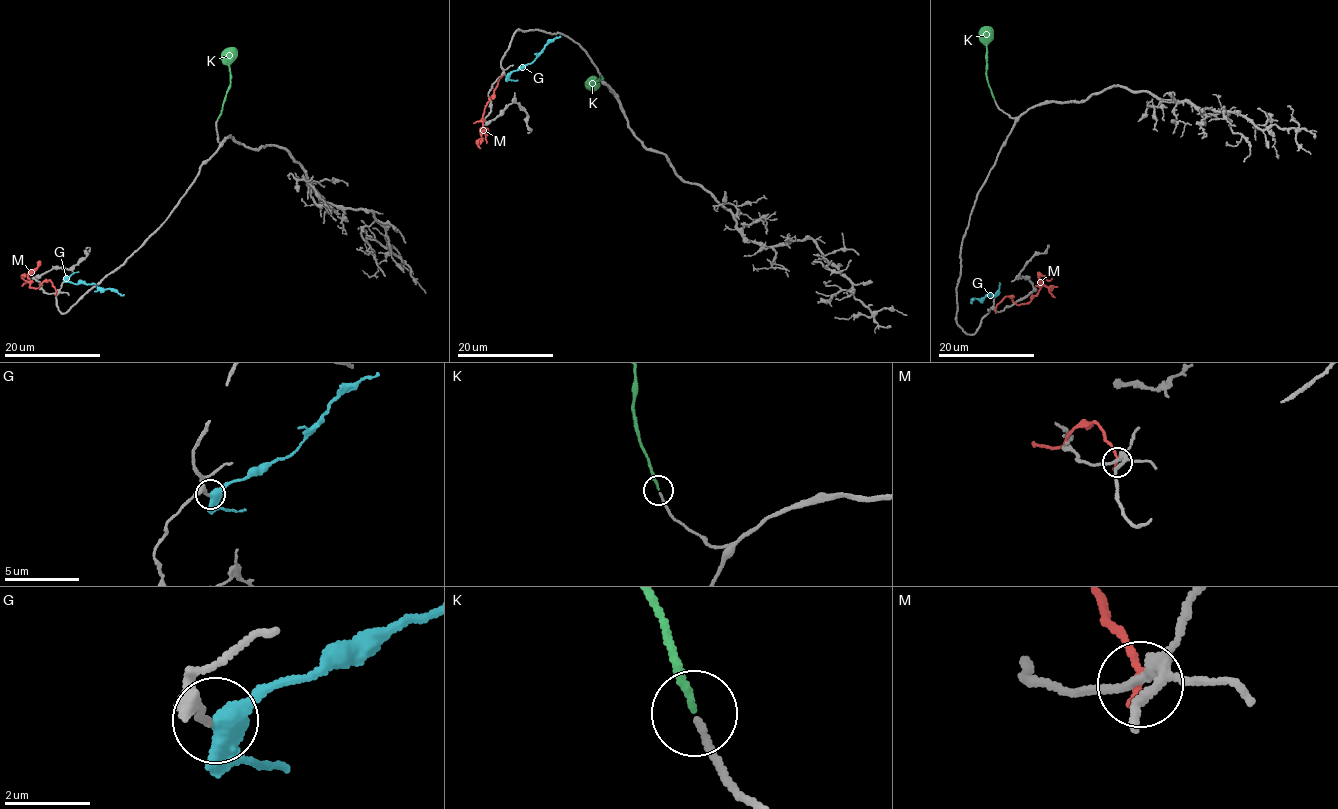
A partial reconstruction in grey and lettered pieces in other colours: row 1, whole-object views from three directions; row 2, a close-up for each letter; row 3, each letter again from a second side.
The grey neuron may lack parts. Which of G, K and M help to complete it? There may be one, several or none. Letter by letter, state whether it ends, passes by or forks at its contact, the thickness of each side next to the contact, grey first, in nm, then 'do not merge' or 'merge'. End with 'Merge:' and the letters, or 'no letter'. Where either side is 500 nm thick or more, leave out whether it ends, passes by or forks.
G: it passes by | 160/360 nm | merge
K: it ends | 180/150 nm | merge
M: it ends | 240/160 nm | do not merge
Merge: G, K

